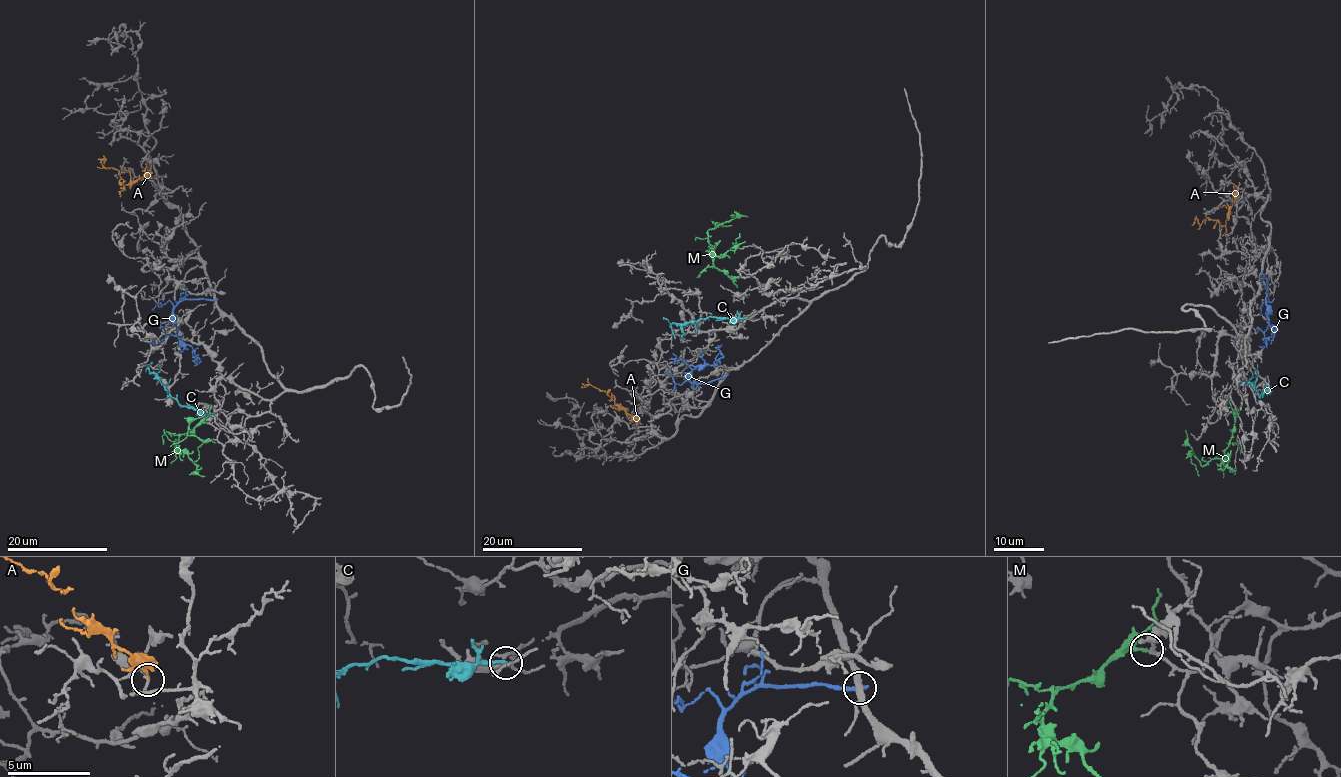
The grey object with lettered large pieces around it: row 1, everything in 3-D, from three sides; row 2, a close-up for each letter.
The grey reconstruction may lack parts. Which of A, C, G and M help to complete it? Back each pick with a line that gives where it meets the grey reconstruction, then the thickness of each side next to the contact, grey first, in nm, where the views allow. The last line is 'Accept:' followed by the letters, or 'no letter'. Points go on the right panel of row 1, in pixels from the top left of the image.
M: meets grey at (1234, 413); 180 nm thick on the grey side, 190 nm on the other
Accept: M

